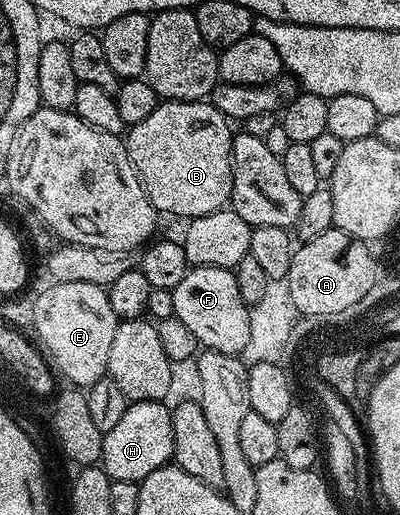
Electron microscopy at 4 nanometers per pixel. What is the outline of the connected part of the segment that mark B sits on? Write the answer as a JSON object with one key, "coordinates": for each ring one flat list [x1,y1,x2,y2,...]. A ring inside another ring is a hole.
{"coordinates":[[201,100,159,102,156,110,152,110,152,114,144,118,144,122,129,125,124,136,128,158,142,179,155,213,167,212,170,216,193,218,212,214,227,207,234,177,232,142,235,133,230,132,230,128,231,121,227,120,224,114,220,114,220,110,216,110,213,104]]}

